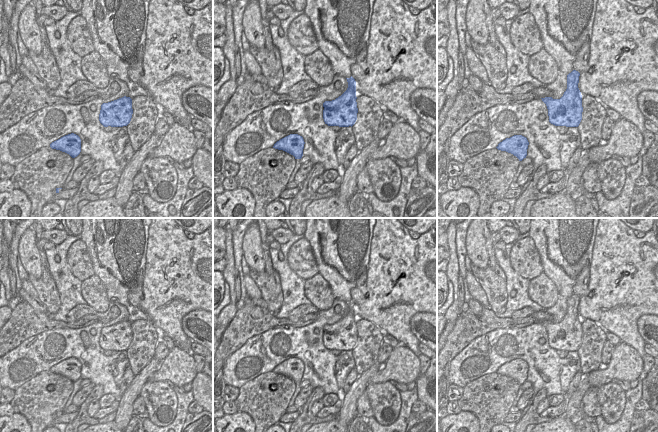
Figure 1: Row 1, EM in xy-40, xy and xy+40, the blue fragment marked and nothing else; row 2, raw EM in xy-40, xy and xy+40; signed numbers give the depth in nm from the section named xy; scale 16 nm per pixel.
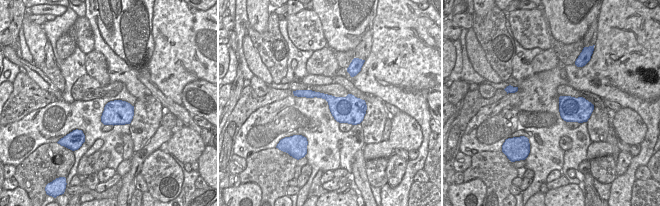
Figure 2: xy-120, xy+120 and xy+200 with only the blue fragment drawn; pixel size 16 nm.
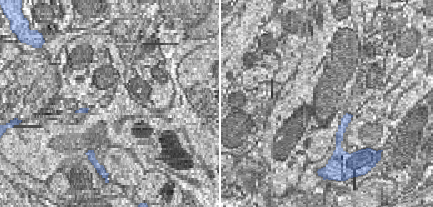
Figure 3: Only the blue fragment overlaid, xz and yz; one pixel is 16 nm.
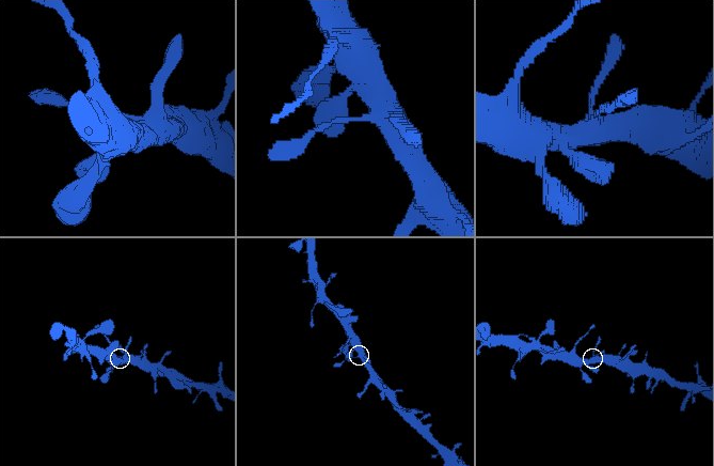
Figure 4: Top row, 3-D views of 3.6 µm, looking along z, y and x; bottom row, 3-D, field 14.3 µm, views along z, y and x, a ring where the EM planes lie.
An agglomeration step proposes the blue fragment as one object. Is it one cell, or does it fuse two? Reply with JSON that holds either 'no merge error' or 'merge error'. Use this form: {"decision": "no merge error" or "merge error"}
{"decision": "no merge error"}

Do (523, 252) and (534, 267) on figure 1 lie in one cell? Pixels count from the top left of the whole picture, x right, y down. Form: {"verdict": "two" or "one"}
{"verdict": "one"}

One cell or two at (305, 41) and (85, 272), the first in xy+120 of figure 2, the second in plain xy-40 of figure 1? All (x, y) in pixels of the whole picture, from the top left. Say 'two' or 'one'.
one

